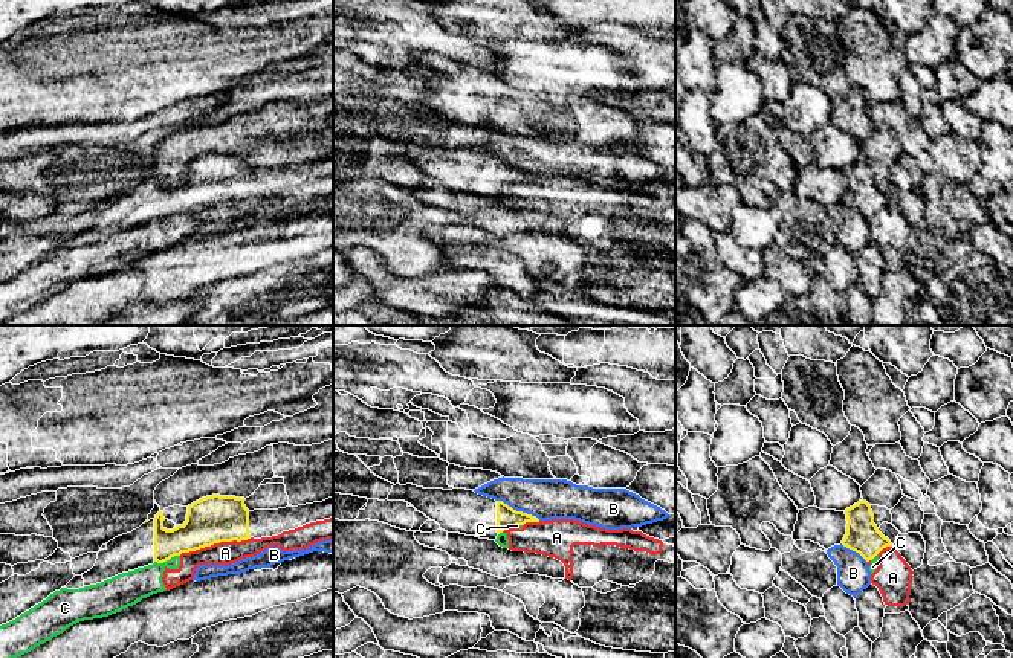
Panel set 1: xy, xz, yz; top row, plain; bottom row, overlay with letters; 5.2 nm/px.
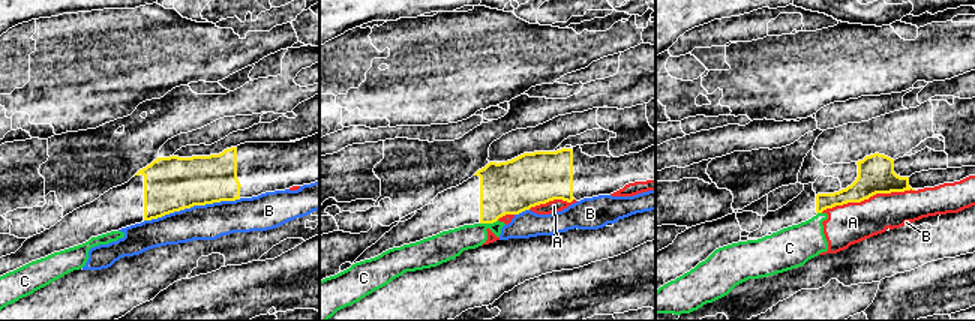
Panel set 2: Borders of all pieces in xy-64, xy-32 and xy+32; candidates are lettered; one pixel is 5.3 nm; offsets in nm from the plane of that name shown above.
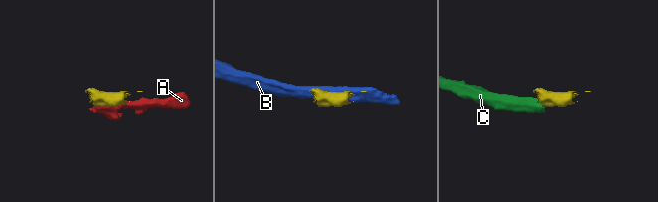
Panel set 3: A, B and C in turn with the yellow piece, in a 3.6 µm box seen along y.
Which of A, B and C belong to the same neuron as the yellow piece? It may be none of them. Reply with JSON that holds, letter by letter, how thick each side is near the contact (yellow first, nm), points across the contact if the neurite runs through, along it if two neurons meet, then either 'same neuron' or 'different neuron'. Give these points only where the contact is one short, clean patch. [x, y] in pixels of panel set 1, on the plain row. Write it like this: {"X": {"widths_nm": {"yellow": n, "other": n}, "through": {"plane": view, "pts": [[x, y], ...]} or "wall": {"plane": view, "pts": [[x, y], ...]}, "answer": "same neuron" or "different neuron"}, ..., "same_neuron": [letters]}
{"A": {"widths_nm": {"yellow": 260, "other": 130}, "answer": "different neuron"}, "B": {"widths_nm": {"yellow": 110, "other": 220}, "answer": "different neuron"}, "C": {"widths_nm": {"yellow": 190, "other": 170}, "wall": {"plane": "xy", "pts": [[179, 212], [155, 220]]}, "answer": "different neuron"}, "same_neuron": []}

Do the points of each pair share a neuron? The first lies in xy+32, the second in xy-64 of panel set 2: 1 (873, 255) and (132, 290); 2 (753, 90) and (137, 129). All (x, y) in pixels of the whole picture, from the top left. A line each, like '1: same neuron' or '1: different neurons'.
1: same neuron
2: different neurons

